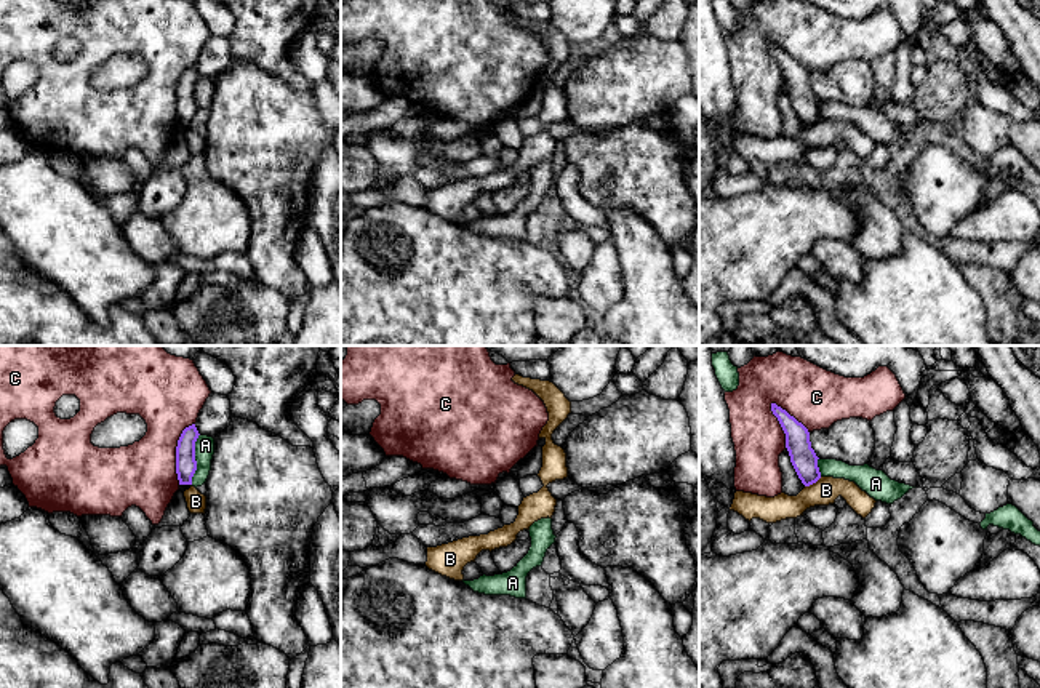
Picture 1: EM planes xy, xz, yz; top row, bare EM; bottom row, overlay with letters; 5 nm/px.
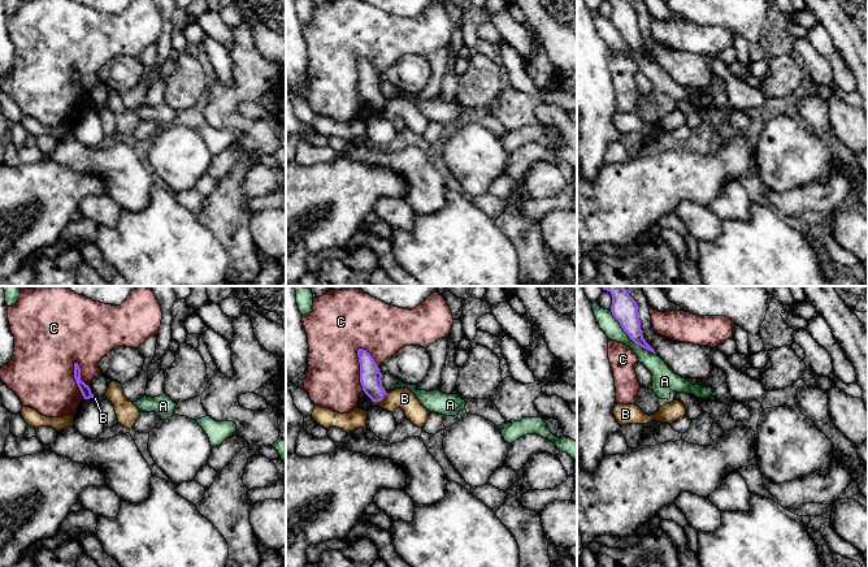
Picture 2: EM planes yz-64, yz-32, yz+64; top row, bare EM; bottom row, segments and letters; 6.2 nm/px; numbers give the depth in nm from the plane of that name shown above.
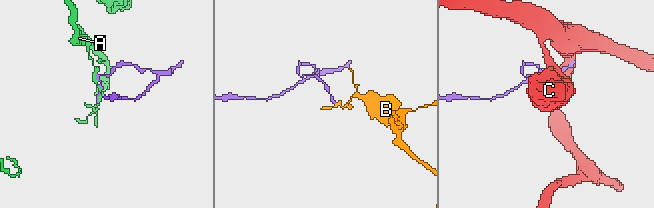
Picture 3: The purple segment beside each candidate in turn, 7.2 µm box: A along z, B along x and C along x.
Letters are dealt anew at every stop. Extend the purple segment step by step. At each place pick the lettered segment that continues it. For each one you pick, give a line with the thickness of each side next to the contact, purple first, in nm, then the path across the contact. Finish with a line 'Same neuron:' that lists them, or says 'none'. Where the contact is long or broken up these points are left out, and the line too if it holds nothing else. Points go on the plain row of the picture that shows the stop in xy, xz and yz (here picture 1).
Same neuron: none

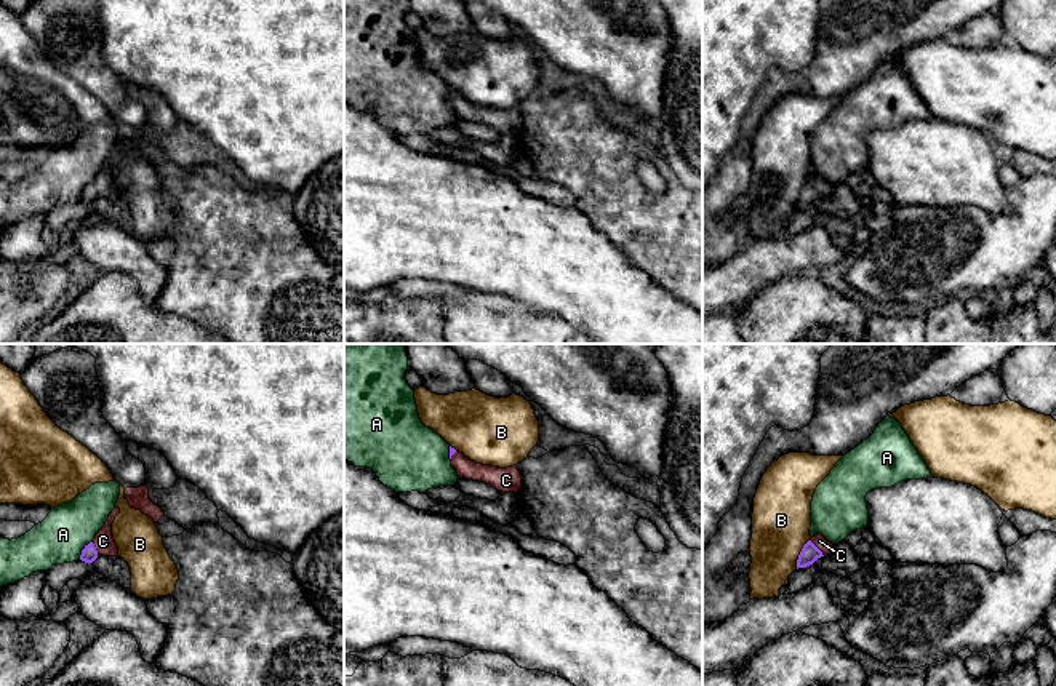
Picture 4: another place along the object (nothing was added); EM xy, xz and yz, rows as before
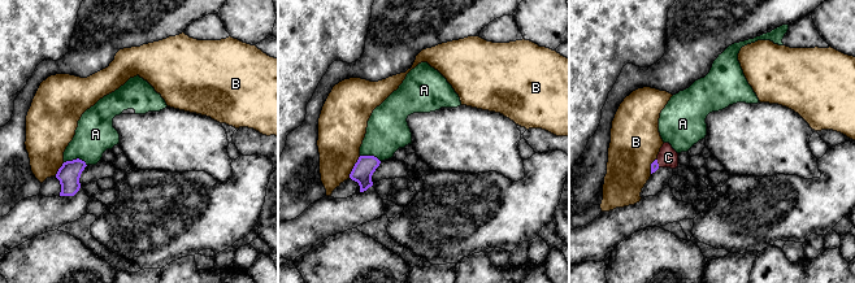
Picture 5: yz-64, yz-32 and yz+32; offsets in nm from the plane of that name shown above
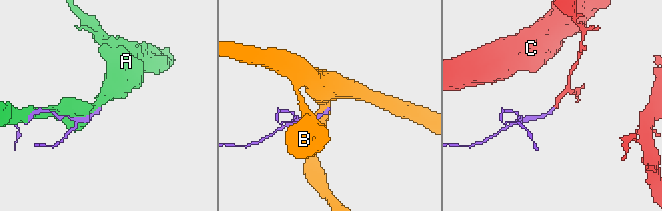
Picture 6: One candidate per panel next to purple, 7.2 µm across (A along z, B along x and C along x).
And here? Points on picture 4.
C: calibres 90 and 70 nm; way yz (810, 194), (816, 189), (820, 183)
Same neuron: C

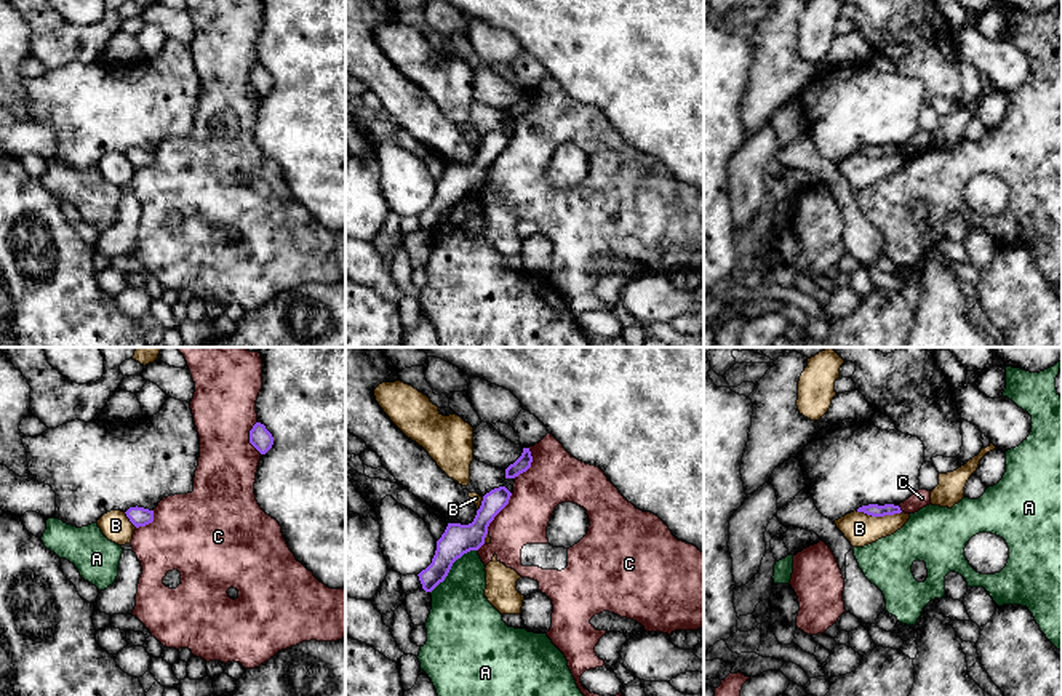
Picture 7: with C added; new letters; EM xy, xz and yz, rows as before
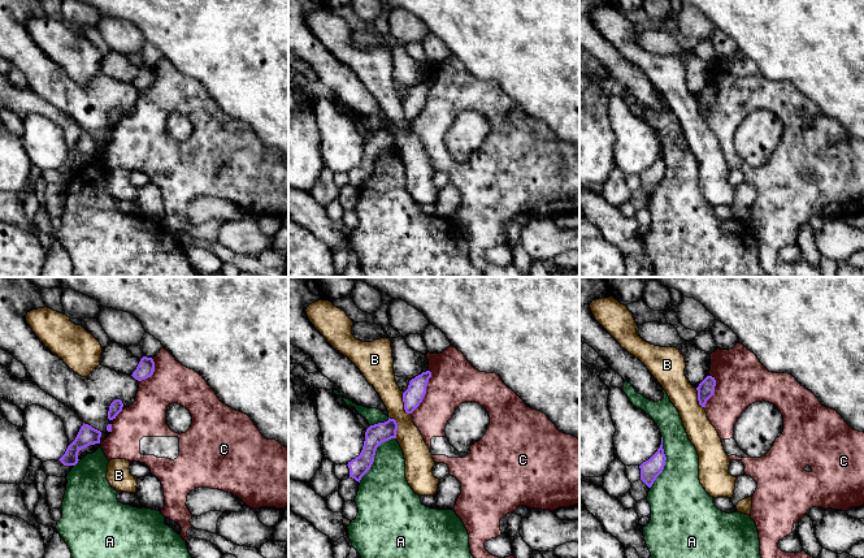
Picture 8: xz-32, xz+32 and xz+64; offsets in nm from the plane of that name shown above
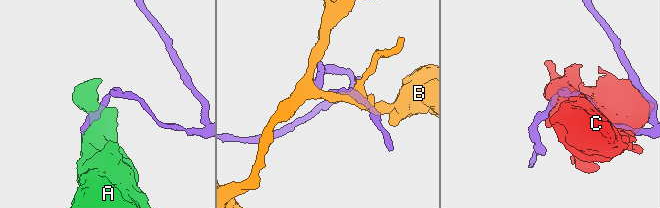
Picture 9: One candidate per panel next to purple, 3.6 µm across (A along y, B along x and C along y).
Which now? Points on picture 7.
Same neuron: none

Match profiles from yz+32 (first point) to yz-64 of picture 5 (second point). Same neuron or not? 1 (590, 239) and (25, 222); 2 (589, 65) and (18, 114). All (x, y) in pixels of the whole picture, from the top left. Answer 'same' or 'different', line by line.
1: same
2: different

